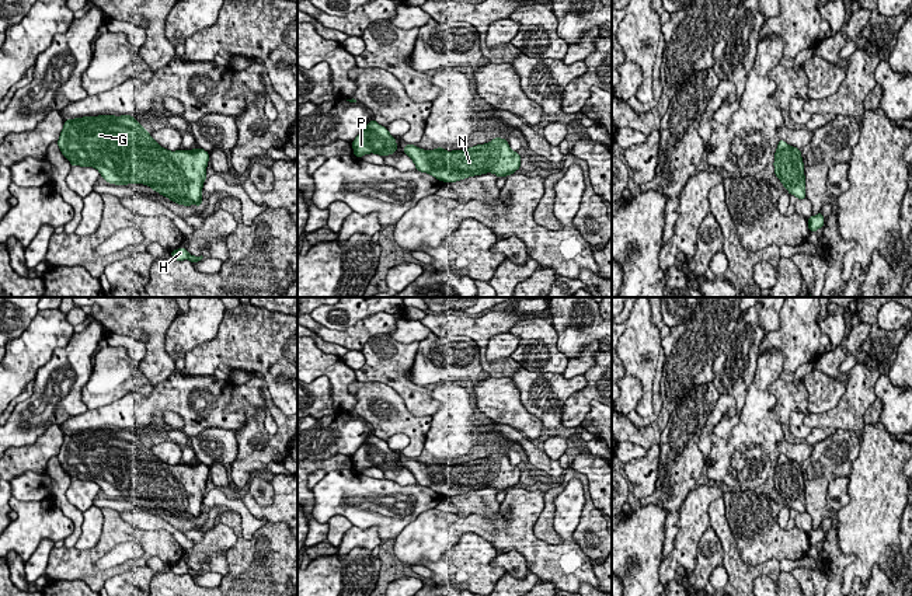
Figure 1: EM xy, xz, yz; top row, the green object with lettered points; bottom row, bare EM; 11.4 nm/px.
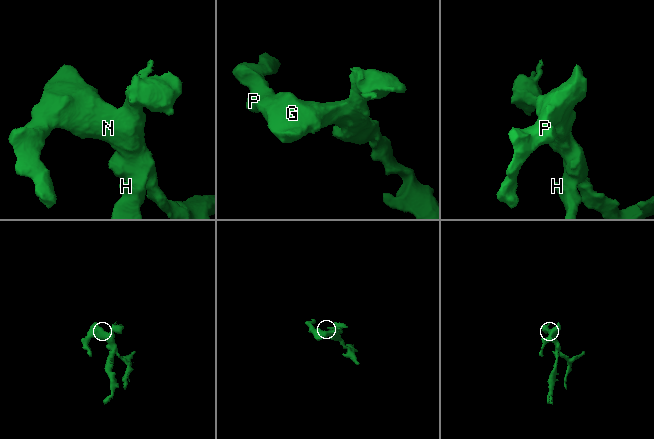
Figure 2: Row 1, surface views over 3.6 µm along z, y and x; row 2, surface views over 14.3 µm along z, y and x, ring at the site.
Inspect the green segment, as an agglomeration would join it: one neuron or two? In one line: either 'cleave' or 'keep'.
keep

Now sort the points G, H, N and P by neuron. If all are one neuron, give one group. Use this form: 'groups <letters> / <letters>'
groups G H N P

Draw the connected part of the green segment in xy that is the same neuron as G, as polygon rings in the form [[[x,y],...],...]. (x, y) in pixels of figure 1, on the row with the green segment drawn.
[[[98,115],[66,119],[58,146],[73,165],[94,167],[115,185],[143,184],[170,201],[201,206],[209,153],[203,149],[170,151],[130,115]]]

